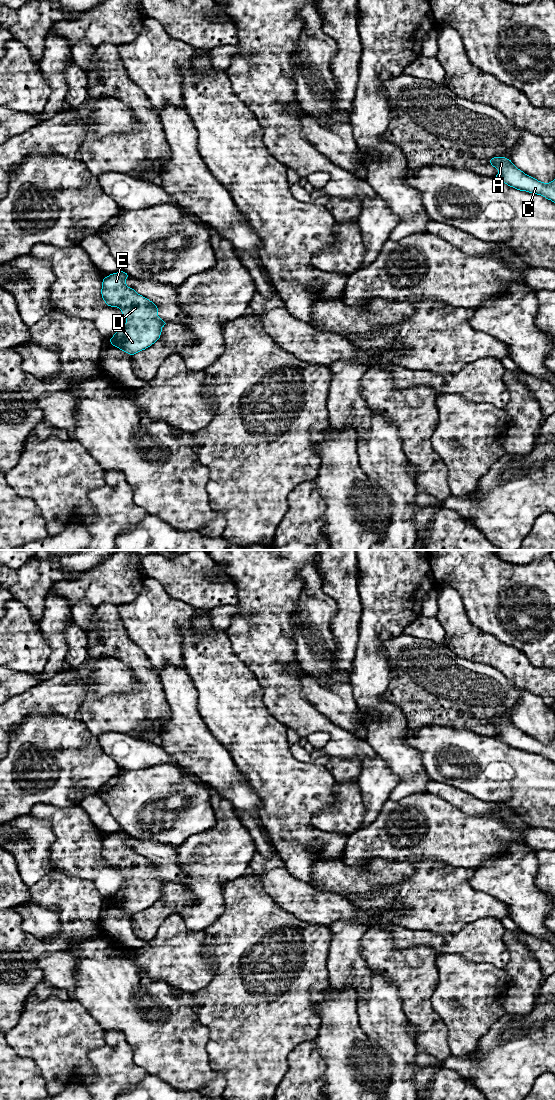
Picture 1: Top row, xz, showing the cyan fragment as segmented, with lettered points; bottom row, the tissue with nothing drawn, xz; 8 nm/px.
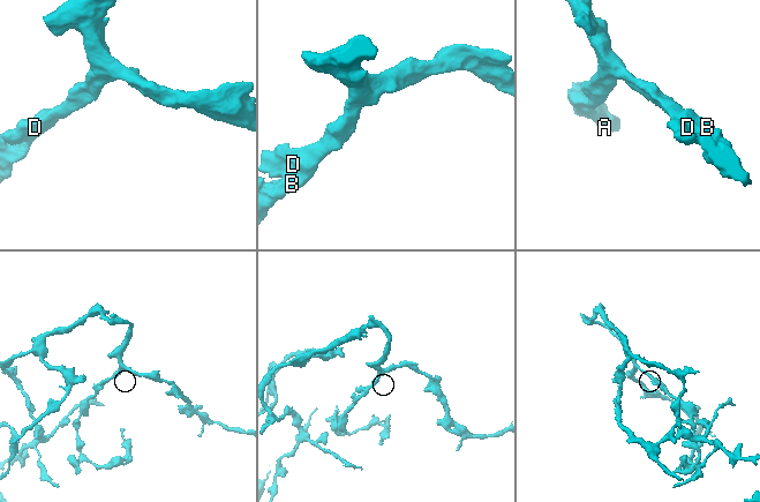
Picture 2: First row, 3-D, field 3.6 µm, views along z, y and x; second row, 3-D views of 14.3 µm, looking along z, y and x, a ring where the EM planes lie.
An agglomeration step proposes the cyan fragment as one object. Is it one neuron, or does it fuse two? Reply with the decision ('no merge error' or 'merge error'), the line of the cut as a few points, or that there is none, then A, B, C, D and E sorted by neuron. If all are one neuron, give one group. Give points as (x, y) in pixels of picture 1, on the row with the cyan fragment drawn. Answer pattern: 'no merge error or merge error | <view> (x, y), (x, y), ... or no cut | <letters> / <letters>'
no merge error | no cut | A B C D E

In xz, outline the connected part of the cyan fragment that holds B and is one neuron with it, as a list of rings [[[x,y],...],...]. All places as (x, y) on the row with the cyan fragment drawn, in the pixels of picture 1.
[[[123,271],[105,277],[102,282],[101,294],[108,306],[119,308],[126,318],[126,322],[110,339],[111,344],[134,355],[154,344],[160,338],[162,328],[166,323],[158,316],[158,308],[152,301],[127,286],[127,277],[127,273]]]

